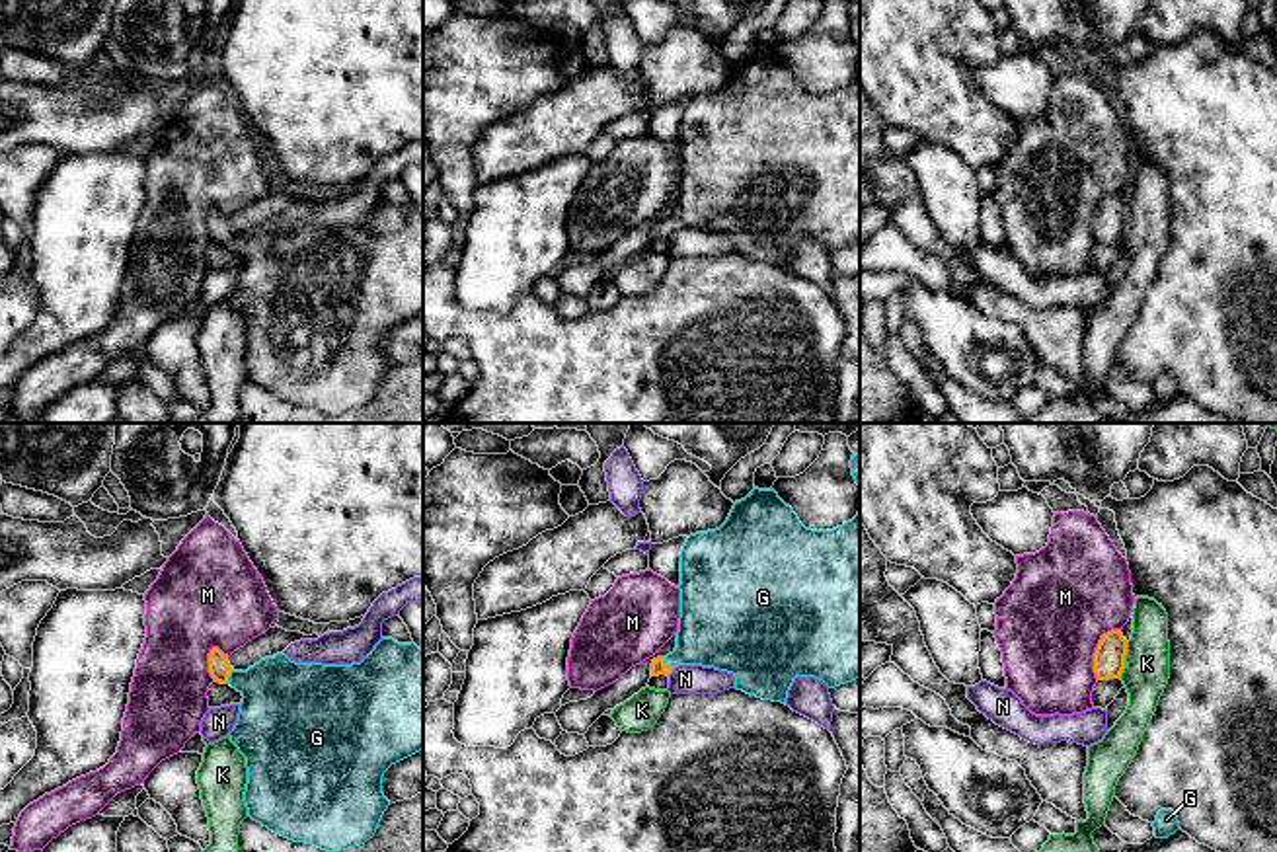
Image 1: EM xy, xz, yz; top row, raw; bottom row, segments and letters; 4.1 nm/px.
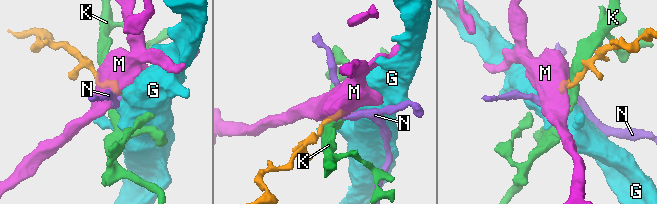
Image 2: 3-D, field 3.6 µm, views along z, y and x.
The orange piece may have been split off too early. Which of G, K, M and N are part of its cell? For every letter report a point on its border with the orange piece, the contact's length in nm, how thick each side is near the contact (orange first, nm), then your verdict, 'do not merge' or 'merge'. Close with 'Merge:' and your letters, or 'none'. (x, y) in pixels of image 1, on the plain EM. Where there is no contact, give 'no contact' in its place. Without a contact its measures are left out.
G: xz (665, 229) | 60 nm | 60/300 nm | merge
K: yz (1123, 223) | 150 nm | 130/190 nm | do not merge
M: yz (1096, 213) | 240 nm | 130/440 nm | do not merge
N: xz (671, 234) | 50 nm | 60/130 nm | do not merge
Merge: G

